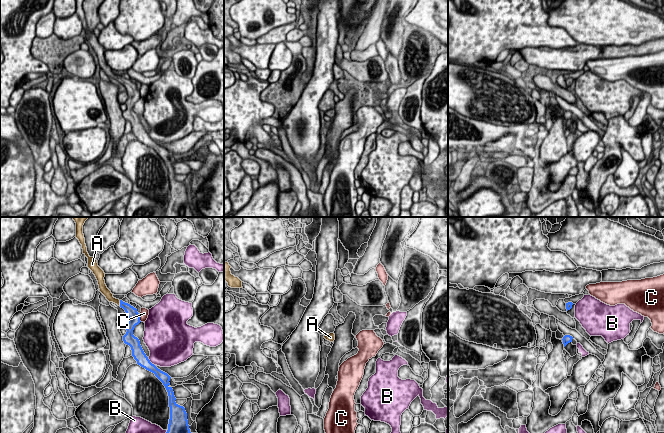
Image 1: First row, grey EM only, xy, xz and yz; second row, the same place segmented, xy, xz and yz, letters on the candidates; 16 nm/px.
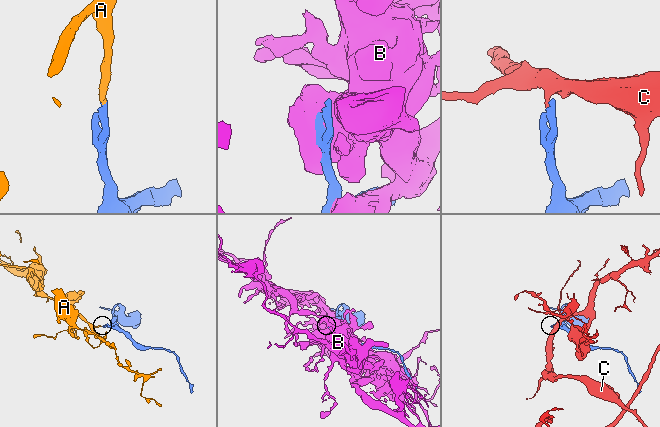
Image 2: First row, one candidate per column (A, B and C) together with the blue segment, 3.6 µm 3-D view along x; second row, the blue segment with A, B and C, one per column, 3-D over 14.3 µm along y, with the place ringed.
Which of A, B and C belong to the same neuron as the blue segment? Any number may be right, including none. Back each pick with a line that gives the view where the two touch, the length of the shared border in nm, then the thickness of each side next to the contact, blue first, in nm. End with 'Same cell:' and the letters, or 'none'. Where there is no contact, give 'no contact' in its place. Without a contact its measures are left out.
A: meets blue in xy; contact 100 nm long; 170 nm thick on the blue side, 130 nm on the other
Same cell: A

